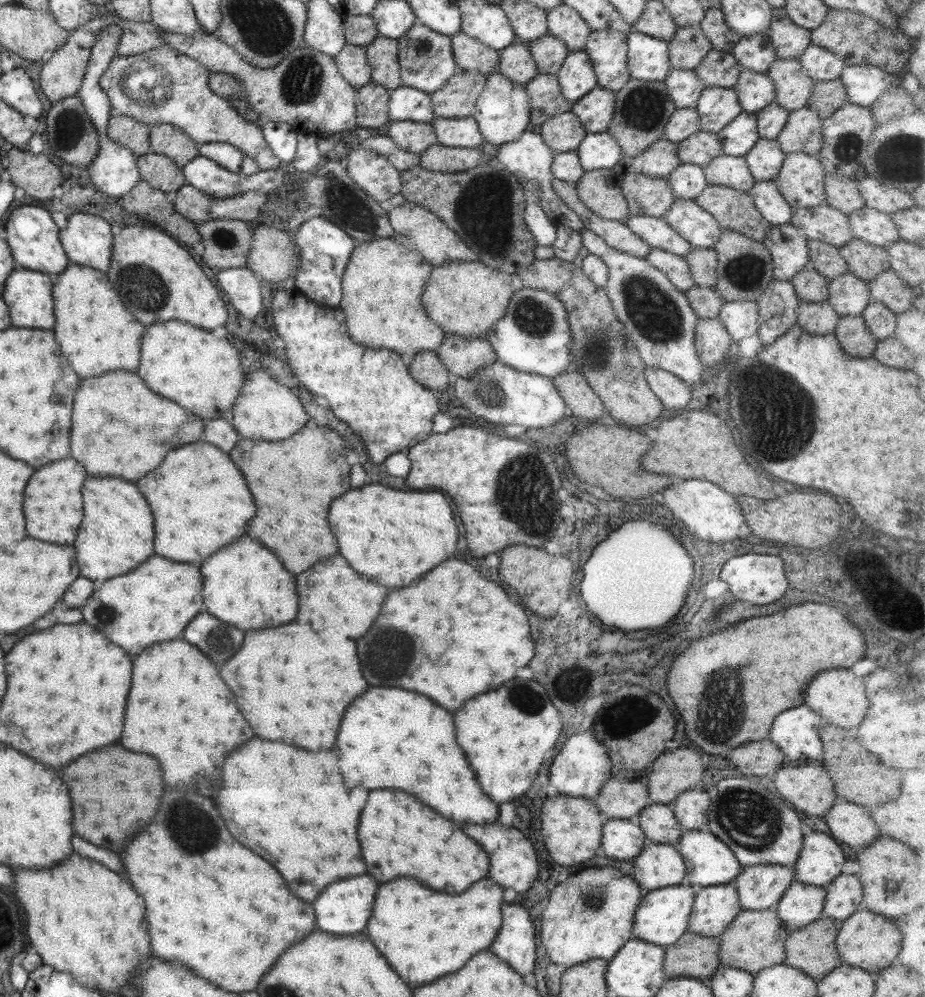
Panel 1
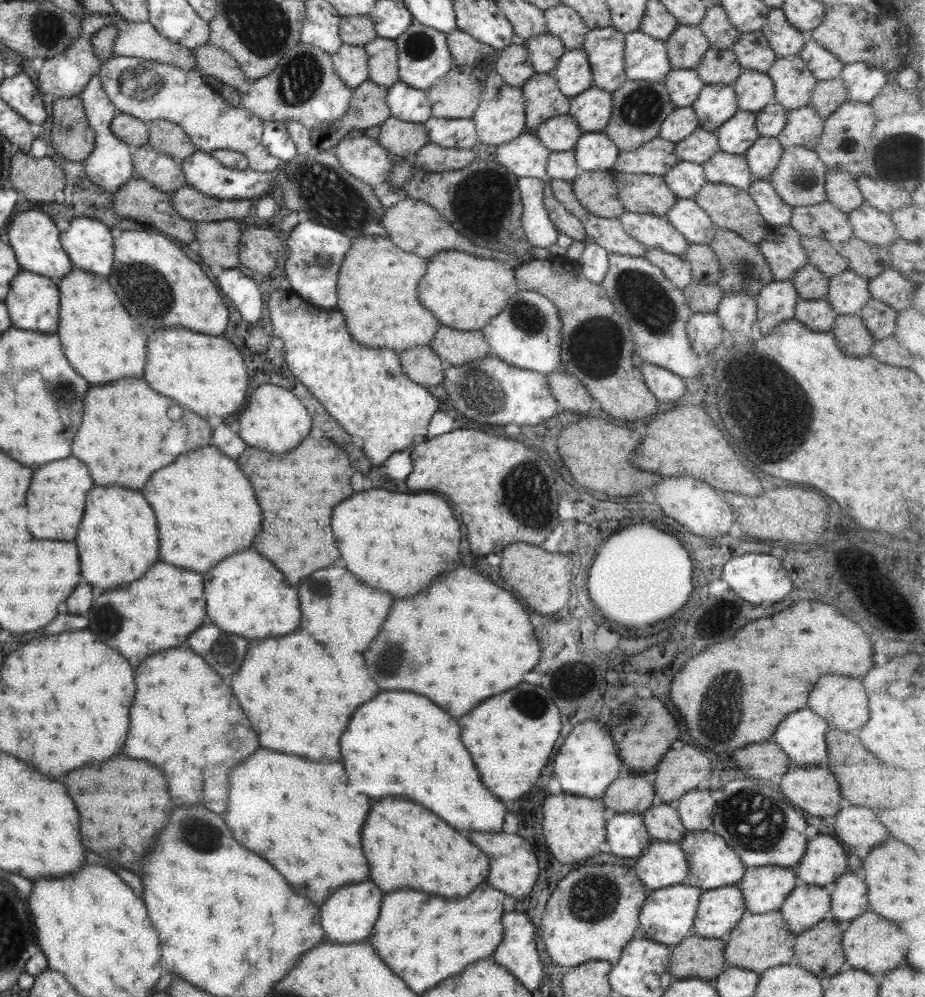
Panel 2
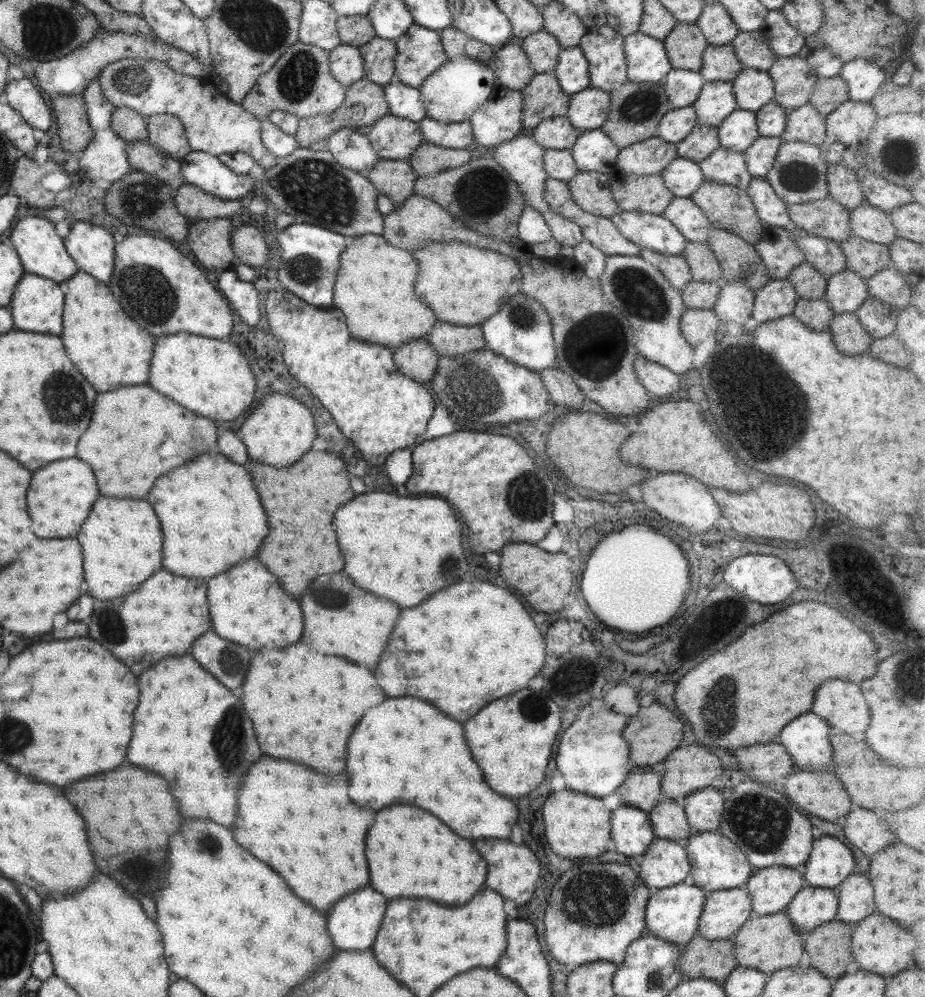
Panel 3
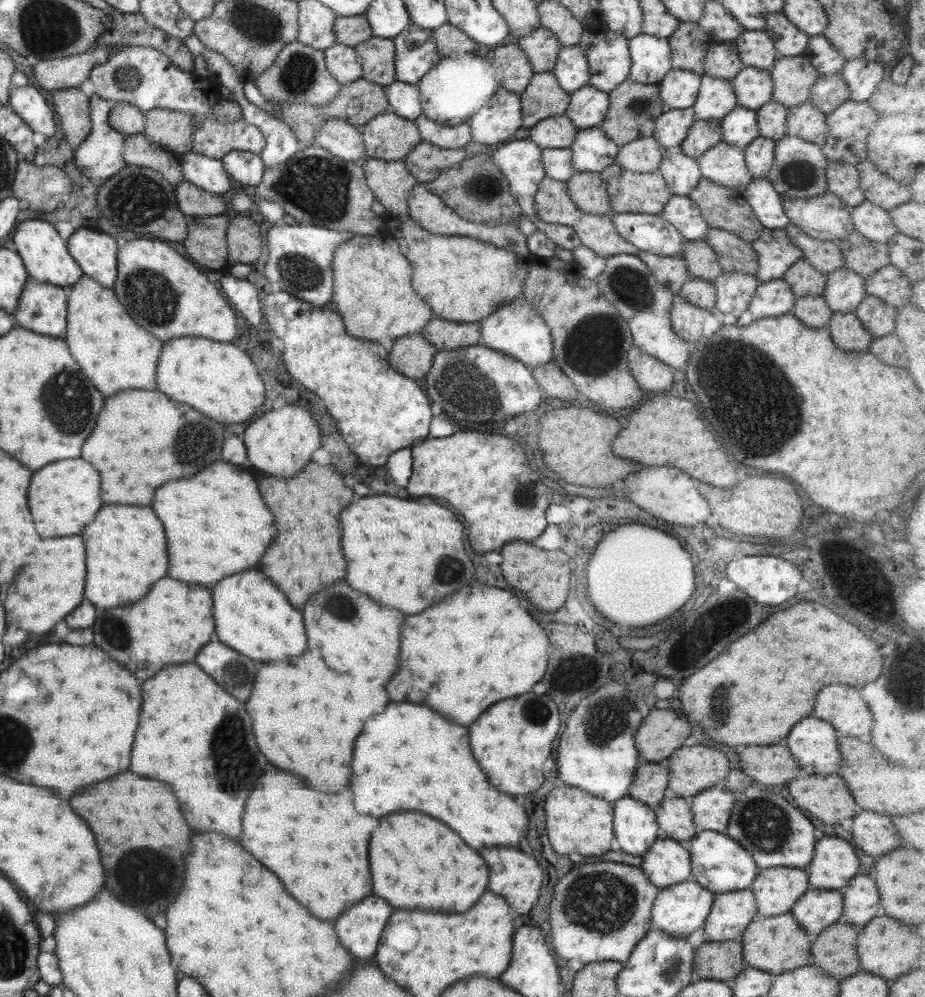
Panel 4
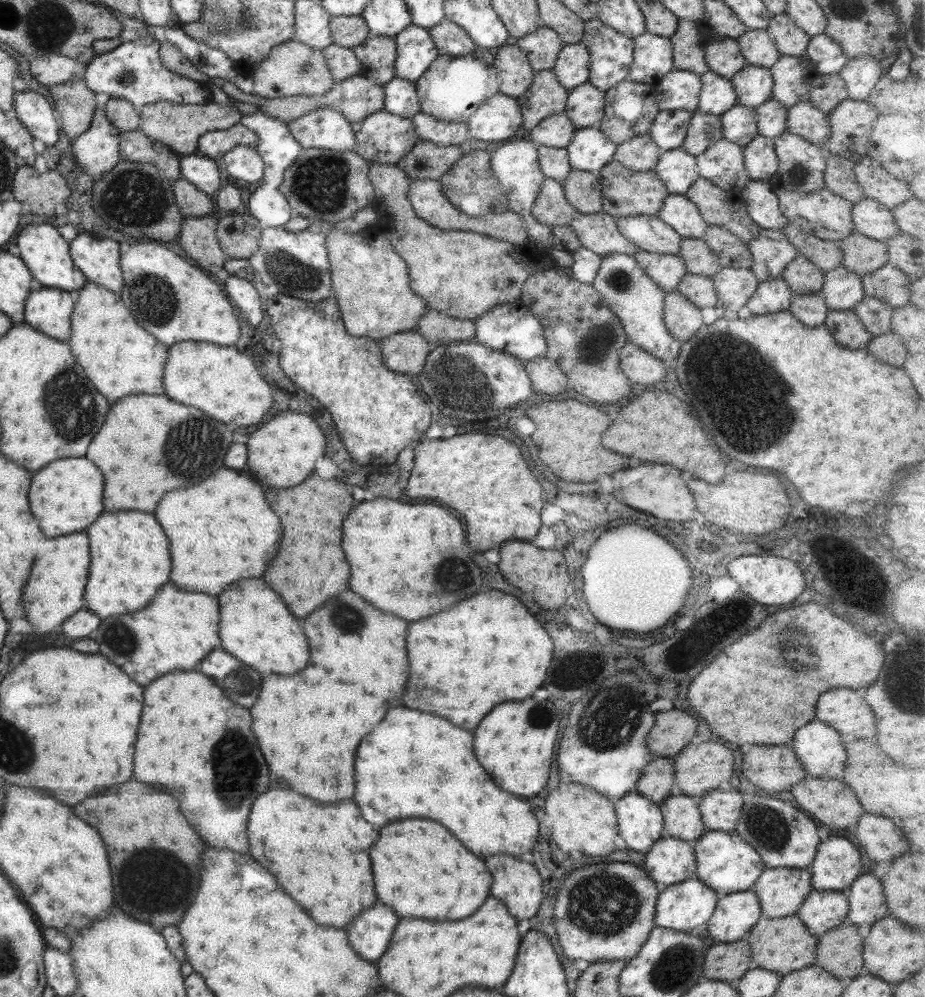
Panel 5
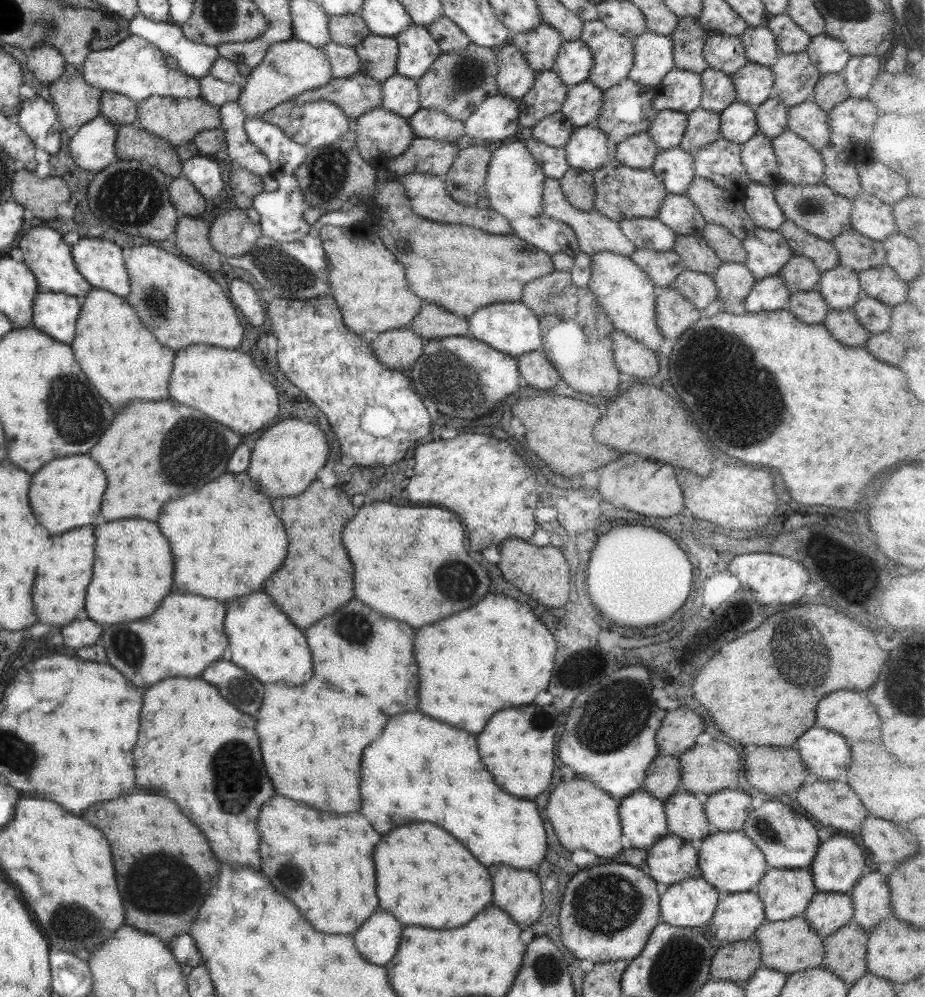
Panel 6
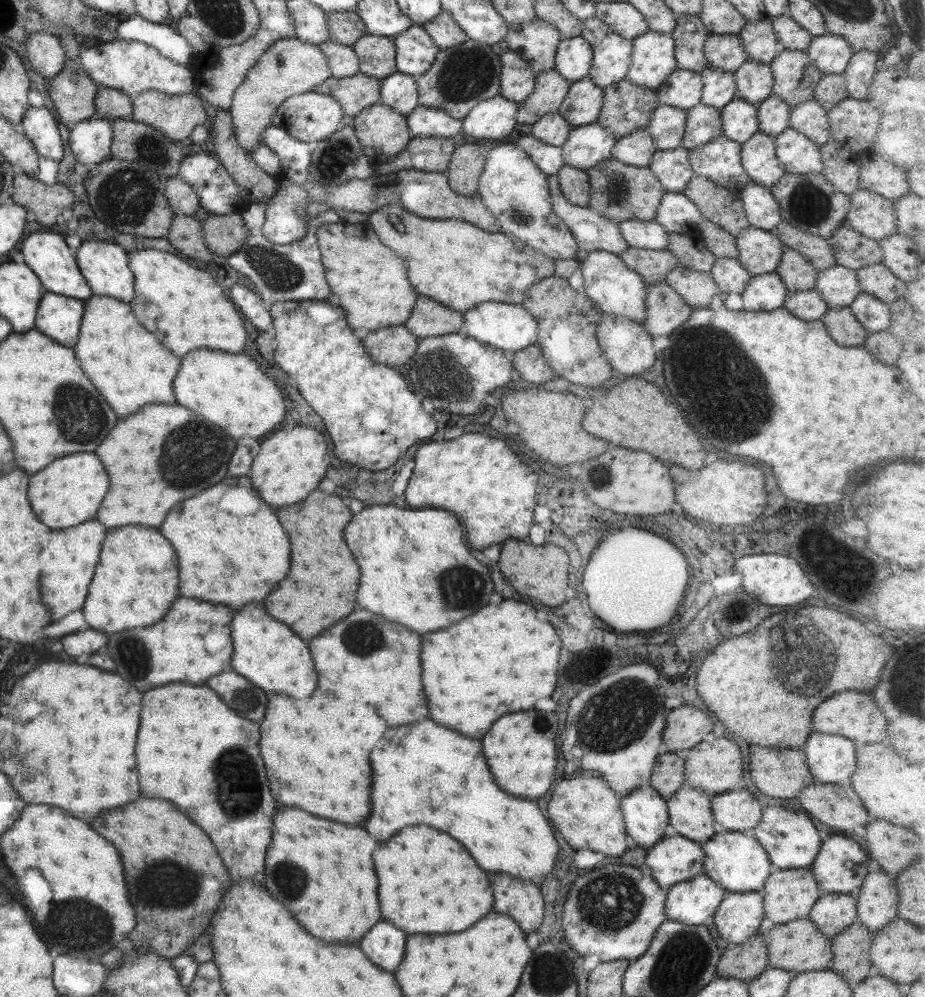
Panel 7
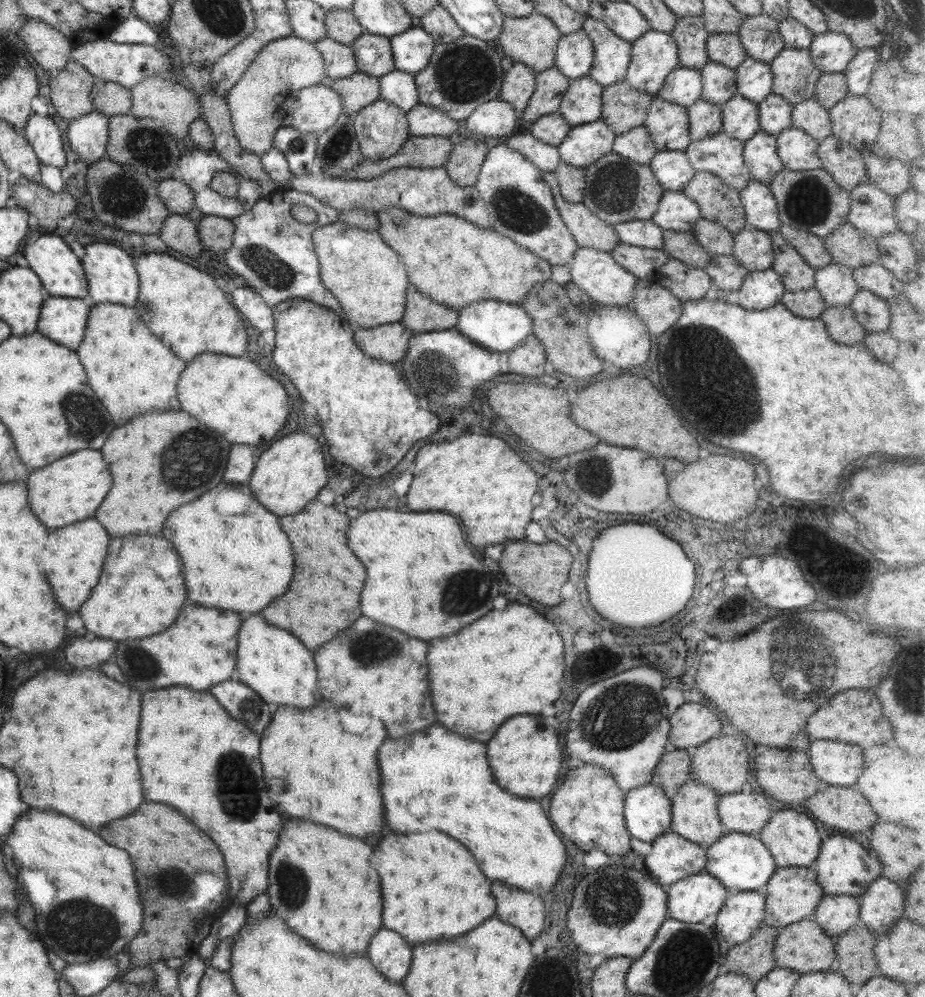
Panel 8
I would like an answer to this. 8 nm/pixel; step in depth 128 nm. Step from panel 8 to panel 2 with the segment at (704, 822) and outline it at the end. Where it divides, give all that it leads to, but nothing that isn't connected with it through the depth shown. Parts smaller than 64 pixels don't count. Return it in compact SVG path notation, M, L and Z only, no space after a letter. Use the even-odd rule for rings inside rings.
M666 803L650 806L643 814L644 827L653 840L680 844L686 830L681 826L678 812Z

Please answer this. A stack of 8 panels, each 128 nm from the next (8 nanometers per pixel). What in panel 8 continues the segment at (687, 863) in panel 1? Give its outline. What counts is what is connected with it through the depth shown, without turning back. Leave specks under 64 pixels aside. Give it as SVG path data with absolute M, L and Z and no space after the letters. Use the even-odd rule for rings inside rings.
M730 833L717 838L705 848L704 871L716 878L728 891L762 891L775 872L774 860L760 840L747 834Z

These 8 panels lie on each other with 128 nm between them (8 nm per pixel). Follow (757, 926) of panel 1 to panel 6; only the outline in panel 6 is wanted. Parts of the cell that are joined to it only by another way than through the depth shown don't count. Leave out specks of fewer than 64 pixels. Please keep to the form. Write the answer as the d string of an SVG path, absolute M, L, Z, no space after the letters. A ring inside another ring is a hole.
M789 918L782 921L771 922L763 919L754 930L752 937L759 945L760 963L763 967L773 969L786 975L795 971L822 967L824 959L824 944L806 920Z

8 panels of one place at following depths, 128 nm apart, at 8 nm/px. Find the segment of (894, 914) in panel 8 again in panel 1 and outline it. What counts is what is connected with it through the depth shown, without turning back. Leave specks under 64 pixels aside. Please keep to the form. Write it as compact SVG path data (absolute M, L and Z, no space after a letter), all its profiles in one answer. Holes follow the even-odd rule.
M839 873L825 886L822 914L840 923L861 904L861 884L855 876Z

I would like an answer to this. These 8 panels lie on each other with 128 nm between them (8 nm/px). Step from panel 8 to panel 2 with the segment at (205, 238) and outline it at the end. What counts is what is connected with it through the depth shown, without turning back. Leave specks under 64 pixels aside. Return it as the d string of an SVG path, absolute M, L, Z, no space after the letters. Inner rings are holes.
M253 226L242 231L238 247L239 262L257 274L269 274L284 251L271 230Z

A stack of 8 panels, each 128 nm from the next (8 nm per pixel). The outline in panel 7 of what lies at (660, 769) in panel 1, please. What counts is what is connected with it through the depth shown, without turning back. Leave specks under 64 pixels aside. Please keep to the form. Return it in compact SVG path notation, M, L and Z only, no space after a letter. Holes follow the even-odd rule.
M717 738L711 743L701 741L688 751L689 753L684 759L686 783L690 788L702 790L709 800L733 789L740 782L739 778L742 778L741 774L743 774L743 762L741 762L741 752L733 742L729 742L725 738Z

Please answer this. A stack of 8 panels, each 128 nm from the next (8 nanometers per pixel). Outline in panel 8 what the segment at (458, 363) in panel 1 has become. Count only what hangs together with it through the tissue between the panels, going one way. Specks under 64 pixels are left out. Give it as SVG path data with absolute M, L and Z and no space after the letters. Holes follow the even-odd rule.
M409 286L403 317L399 323L407 330L412 330L413 334L449 330L455 328L457 315L458 311L429 302L413 286Z

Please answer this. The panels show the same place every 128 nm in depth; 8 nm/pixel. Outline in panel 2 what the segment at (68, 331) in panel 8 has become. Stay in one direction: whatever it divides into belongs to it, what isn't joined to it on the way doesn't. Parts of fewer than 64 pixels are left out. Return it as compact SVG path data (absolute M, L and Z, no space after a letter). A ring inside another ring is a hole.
M20 270L10 282L10 292L4 298L11 327L38 333L55 333L58 325L59 290L56 281Z

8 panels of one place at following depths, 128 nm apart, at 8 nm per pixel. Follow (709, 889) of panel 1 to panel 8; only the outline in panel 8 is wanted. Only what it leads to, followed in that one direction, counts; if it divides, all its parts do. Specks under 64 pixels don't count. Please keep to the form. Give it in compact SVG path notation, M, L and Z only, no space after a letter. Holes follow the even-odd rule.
M758 891L730 892L719 913L710 920L715 934L719 934L730 945L745 942L756 931L764 917L764 895Z

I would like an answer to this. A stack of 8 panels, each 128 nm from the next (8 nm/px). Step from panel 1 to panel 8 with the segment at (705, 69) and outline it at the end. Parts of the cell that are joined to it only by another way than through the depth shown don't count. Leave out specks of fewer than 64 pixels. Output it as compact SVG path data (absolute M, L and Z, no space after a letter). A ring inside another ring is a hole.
M710 33L705 46L709 61L730 69L747 57L736 33Z

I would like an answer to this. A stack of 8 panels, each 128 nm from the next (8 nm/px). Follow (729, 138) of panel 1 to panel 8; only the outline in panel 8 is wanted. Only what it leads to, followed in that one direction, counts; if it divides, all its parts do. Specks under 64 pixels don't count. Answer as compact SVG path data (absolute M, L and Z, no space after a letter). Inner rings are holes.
M735 93L721 106L721 122L722 131L744 142L760 130L757 104Z

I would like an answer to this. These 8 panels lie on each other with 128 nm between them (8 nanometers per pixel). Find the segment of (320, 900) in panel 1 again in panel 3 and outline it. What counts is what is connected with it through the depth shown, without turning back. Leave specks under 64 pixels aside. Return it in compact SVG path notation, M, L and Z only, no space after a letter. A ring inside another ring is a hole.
M361 888L357 892L351 892L347 896L339 898L331 908L323 913L326 922L326 929L331 937L333 946L341 951L369 949L372 941L380 927L383 910L385 910L385 898L371 890L371 888Z

